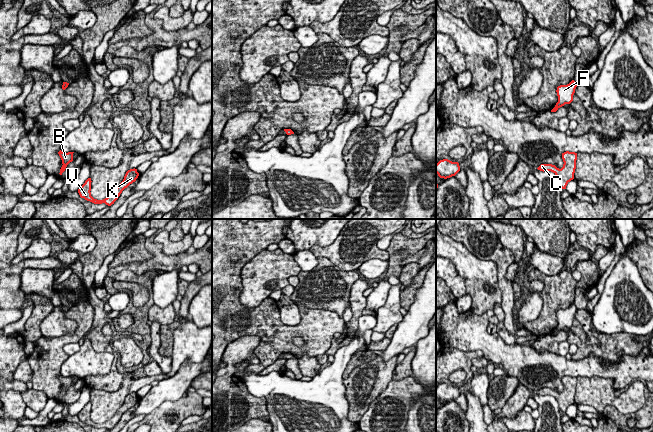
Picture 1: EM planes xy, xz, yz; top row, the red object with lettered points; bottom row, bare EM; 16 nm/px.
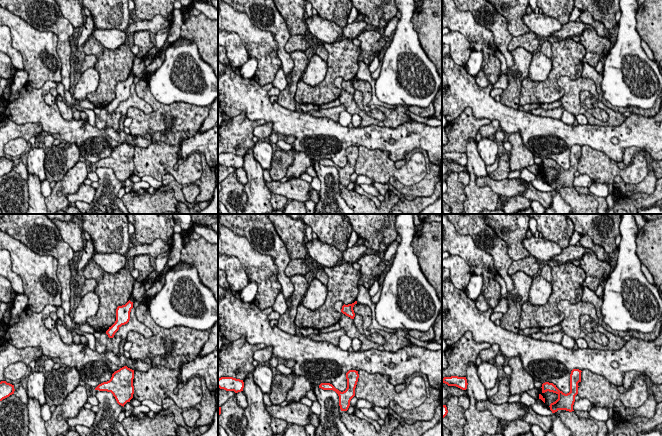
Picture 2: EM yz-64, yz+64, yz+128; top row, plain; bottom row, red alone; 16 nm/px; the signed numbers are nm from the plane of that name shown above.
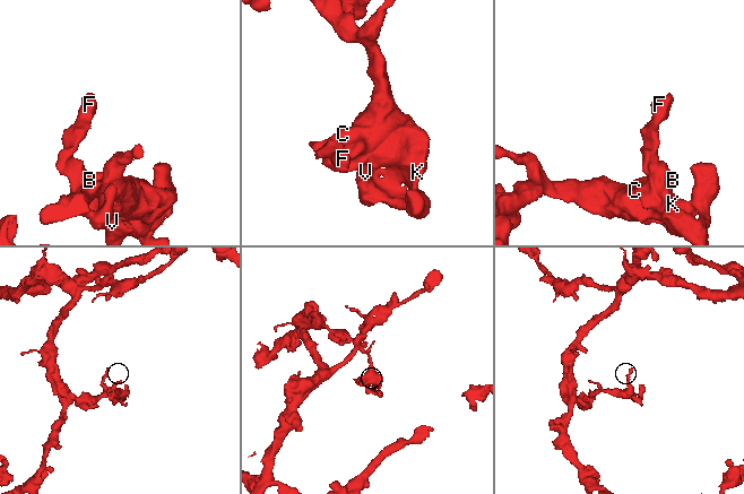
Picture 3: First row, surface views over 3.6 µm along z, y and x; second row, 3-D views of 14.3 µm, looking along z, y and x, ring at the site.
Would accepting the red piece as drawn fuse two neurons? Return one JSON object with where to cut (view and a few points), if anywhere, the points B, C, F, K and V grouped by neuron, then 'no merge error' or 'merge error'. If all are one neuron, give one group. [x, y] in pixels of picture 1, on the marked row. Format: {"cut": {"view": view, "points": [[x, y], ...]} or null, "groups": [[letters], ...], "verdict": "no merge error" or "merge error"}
{"cut": null, "groups": [["B", "C", "F", "K", "V"]], "verdict": "no merge error"}

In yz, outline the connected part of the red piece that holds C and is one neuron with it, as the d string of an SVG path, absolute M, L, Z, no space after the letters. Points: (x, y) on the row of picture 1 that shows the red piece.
M566 151L562 153L562 159L564 164L561 169L552 164L541 164L537 169L543 172L553 172L558 178L559 186L562 189L566 189L567 184L574 179L577 153Z

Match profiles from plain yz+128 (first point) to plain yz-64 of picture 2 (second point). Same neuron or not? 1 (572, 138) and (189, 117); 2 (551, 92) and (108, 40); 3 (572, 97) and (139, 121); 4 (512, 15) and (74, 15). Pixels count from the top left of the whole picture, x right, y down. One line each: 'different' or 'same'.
1: different
2: different
3: same
4: same

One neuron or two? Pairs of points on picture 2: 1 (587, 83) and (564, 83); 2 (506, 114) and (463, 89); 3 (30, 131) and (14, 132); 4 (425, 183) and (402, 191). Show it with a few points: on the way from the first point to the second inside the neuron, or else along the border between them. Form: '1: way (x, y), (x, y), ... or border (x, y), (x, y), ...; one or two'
1: way (581, 84), (570, 84); one
2: way (495, 110), (485, 106), (474, 96); one
3: way (26, 131), (18, 131); one
4: way (419, 189), (408, 191); one

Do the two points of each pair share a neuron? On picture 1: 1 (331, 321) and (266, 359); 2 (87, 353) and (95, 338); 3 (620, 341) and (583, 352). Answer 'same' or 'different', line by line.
1: same
2: different
3: same

